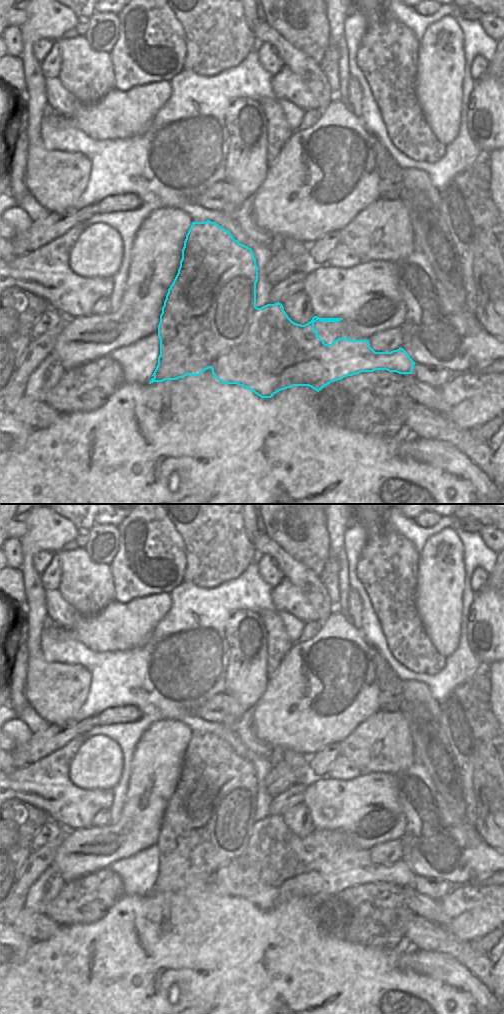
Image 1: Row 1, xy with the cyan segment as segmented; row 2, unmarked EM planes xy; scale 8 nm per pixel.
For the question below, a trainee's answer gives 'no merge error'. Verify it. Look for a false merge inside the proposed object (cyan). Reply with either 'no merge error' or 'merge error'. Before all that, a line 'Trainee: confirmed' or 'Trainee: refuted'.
Trainee: refuted
merge error

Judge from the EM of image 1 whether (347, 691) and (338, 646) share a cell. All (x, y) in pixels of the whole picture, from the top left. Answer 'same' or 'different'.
same

